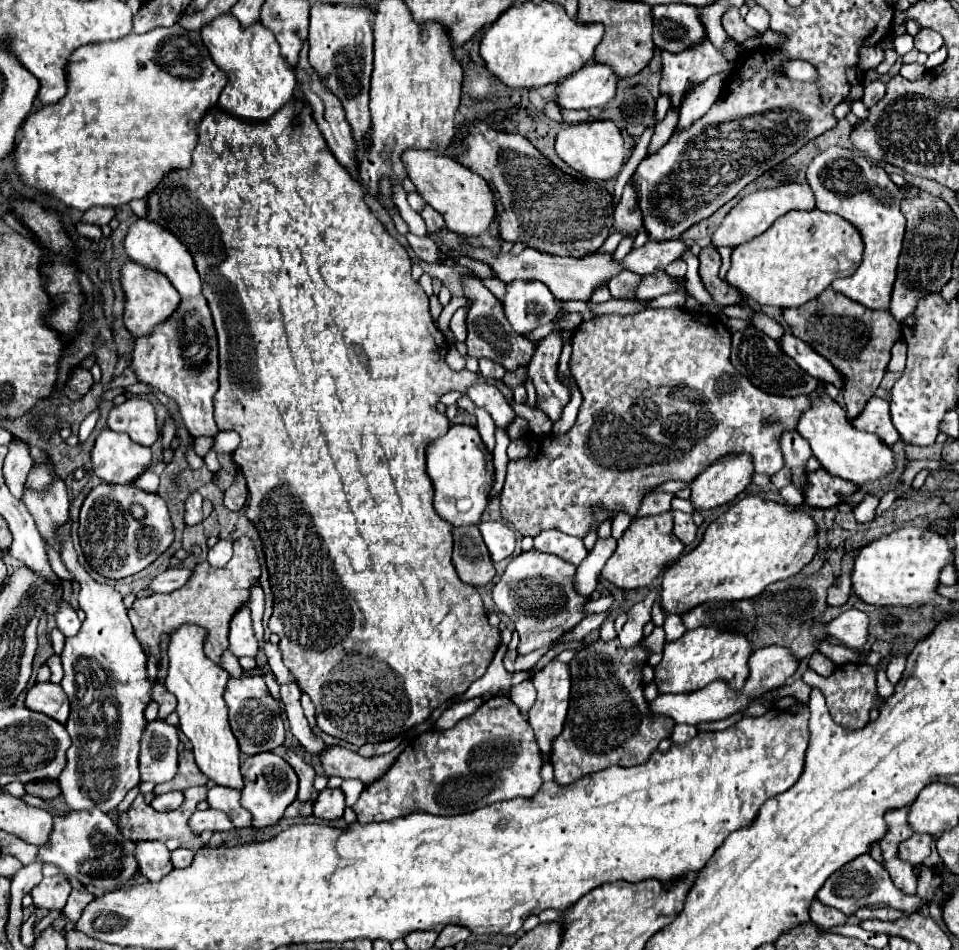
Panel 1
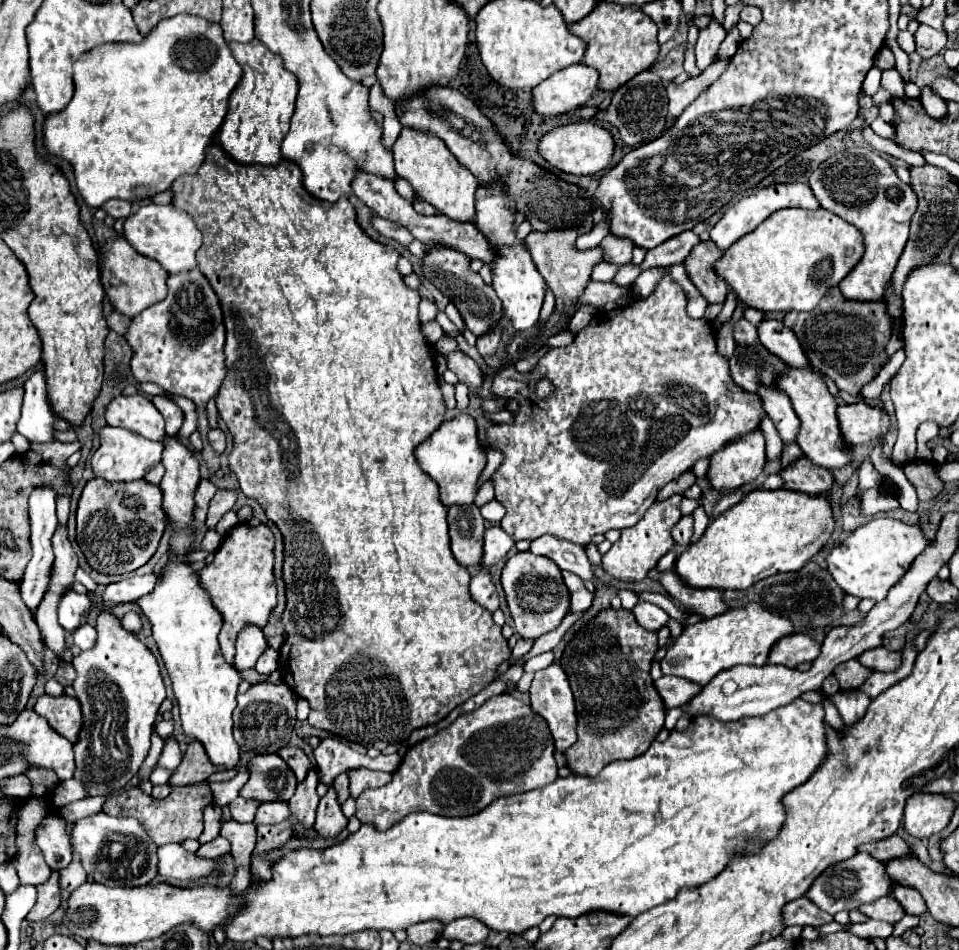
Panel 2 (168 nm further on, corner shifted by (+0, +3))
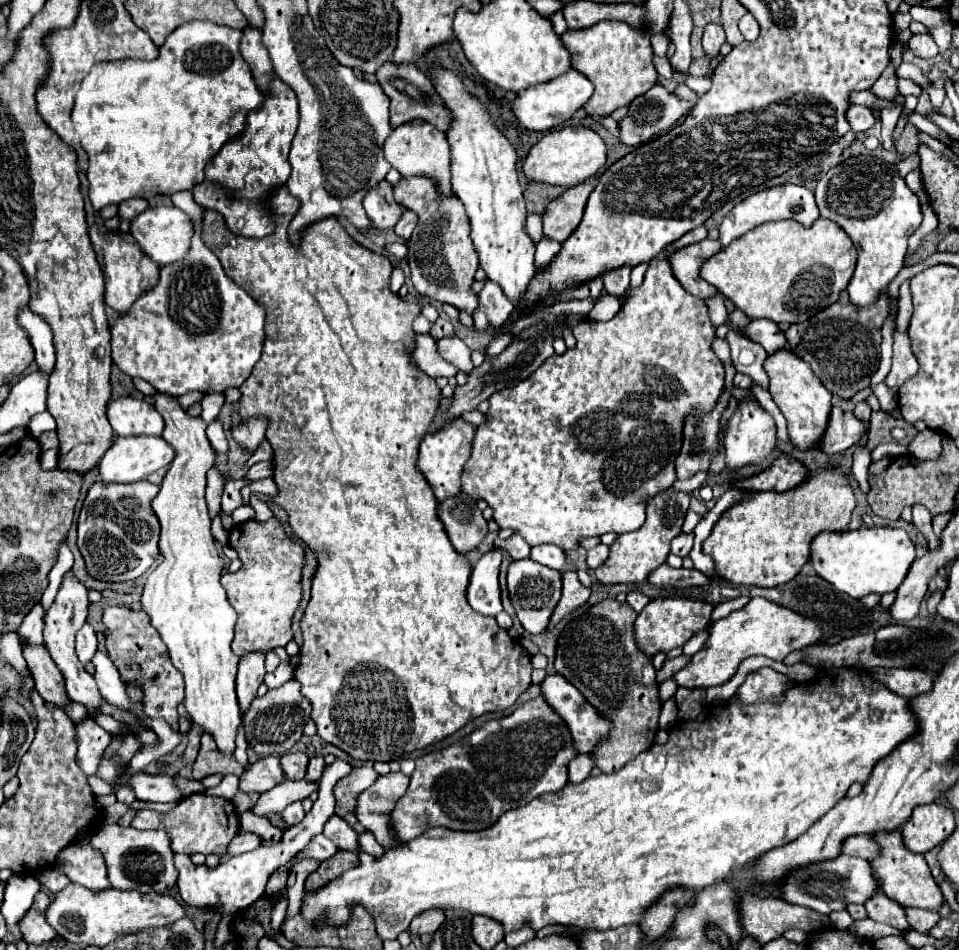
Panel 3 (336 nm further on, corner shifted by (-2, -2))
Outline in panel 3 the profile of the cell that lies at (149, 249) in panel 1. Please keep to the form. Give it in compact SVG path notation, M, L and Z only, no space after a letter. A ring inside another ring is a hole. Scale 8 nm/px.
M150 207L132 221L130 233L136 237L144 253L162 267L162 265L168 265L172 261L180 261L182 257L186 257L194 229L192 229L190 217L178 207Z

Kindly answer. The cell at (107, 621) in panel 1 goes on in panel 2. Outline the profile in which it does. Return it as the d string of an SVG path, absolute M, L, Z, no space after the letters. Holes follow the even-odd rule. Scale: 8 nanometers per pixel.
M114 612L98 614L96 632L96 644L72 660L76 670L72 688L82 706L82 730L74 744L74 778L86 786L88 796L110 798L124 792L148 756L152 726L166 688L154 654L134 632L122 628Z

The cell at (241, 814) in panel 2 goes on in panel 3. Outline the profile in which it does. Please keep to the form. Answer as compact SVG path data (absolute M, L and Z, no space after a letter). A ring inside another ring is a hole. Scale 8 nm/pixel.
M306 779L284 781L280 785L276 785L274 789L270 789L268 793L260 795L258 803L252 807L252 813L264 817L264 813L268 813L268 809L284 811L290 803L310 797L314 791L318 791L318 787L320 787L320 781L306 781Z

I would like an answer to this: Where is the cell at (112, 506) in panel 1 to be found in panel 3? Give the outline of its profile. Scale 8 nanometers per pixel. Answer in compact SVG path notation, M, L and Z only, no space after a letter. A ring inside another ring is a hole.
M98 481L90 487L78 519L78 547L80 547L80 553L84 555L90 577L98 581L108 581L108 583L134 581L152 567L152 563L158 557L158 537L160 537L158 517L150 507L156 493L158 493L158 485L148 481L136 481L128 485Z

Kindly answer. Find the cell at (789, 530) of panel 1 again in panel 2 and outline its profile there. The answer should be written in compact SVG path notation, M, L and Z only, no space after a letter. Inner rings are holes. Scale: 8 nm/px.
M752 490L738 504L714 518L702 538L676 558L674 570L690 588L746 590L762 578L800 570L834 530L830 502L800 492Z

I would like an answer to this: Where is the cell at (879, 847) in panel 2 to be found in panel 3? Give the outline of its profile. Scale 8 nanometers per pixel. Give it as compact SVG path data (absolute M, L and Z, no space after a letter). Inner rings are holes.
M852 835L842 843L842 853L870 861L870 857L876 857L878 845L868 835Z

